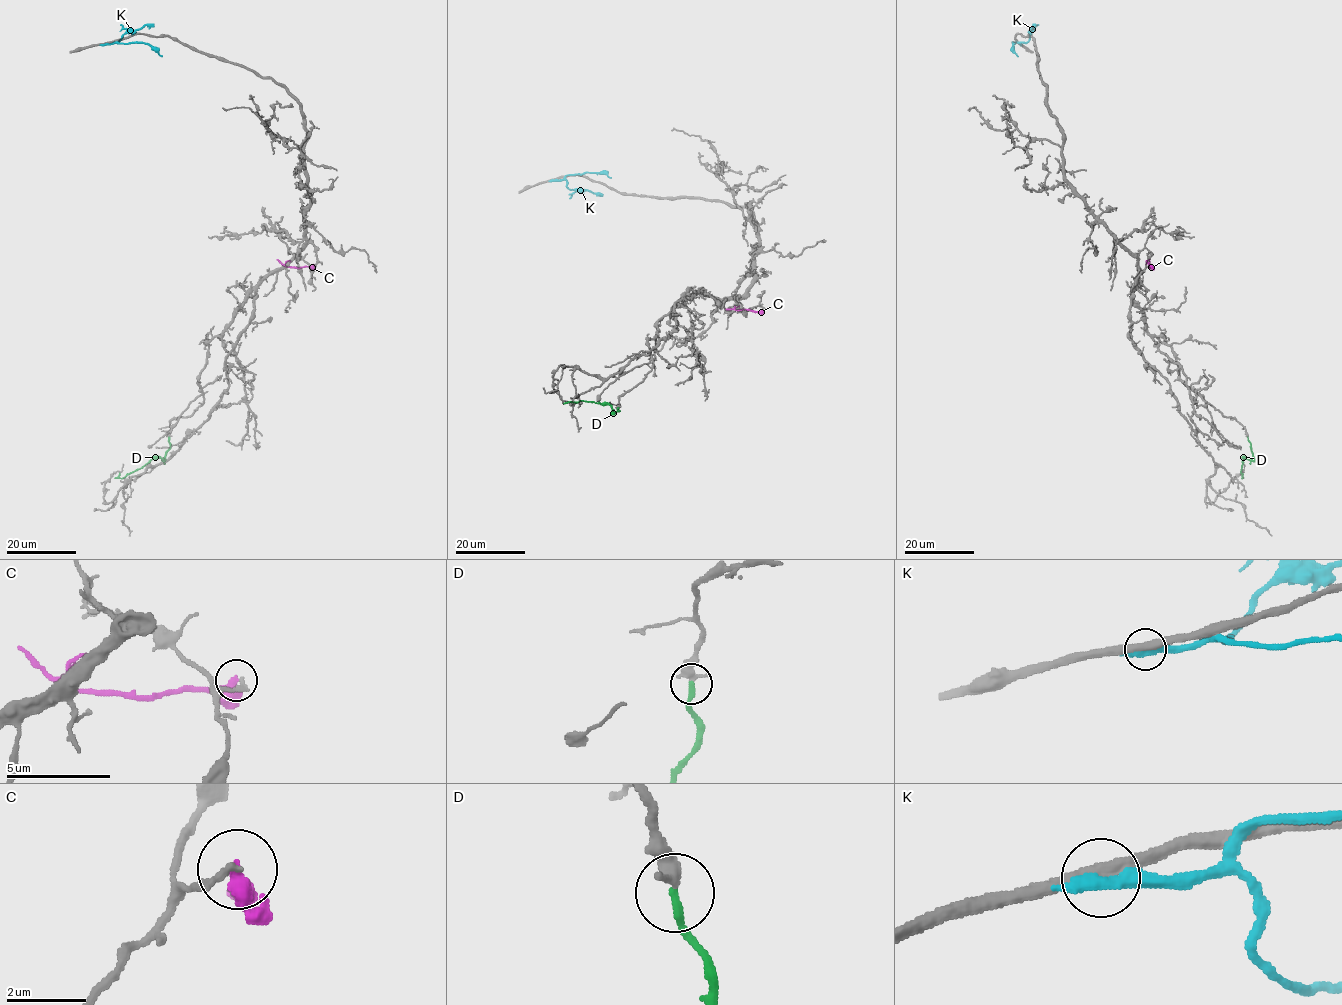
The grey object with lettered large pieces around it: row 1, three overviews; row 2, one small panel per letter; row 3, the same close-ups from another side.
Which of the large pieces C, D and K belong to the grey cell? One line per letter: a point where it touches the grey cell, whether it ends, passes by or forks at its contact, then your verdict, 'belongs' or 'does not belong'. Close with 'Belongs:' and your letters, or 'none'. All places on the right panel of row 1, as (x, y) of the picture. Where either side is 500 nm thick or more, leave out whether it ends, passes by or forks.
C: (1151, 265) | it passes by | does not belong
D: (1248, 437) | it ends | belongs
K: (1020, 44) | it ends | does not belong
Belongs: D

